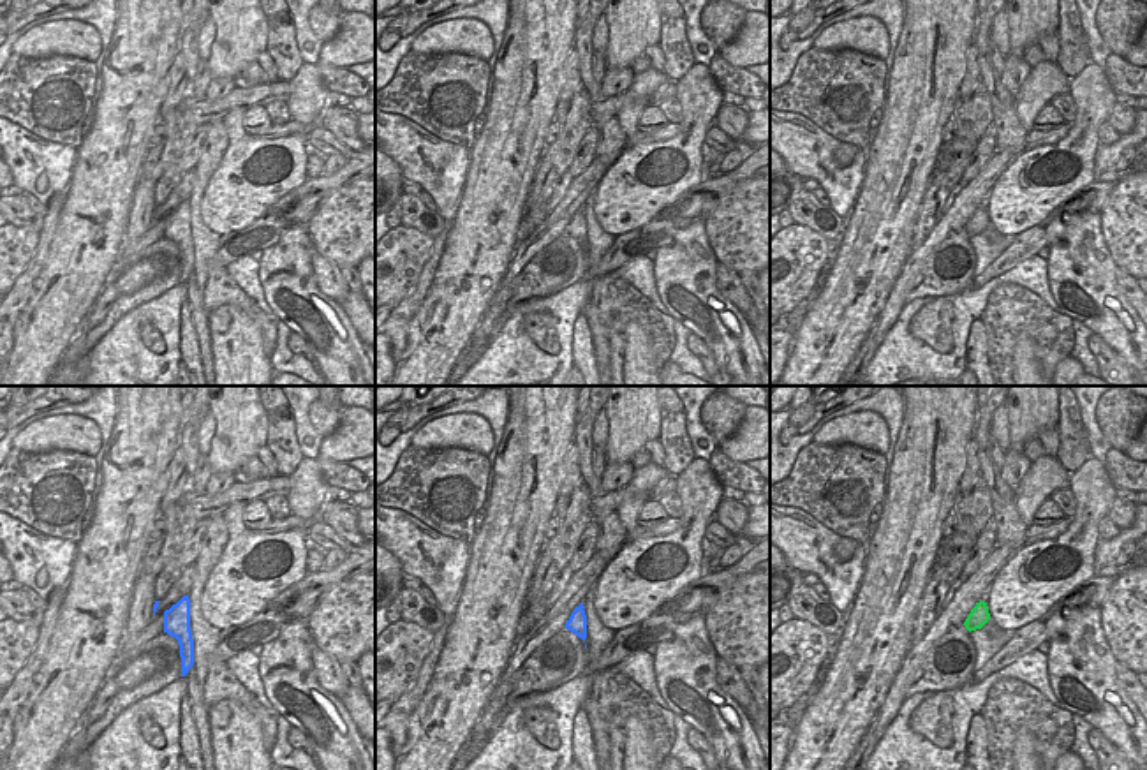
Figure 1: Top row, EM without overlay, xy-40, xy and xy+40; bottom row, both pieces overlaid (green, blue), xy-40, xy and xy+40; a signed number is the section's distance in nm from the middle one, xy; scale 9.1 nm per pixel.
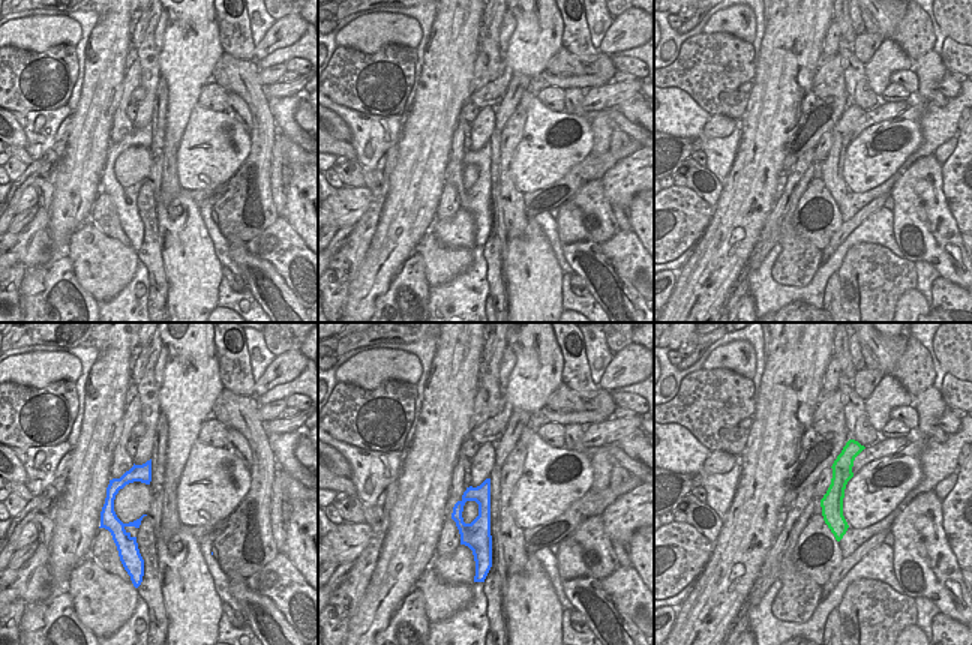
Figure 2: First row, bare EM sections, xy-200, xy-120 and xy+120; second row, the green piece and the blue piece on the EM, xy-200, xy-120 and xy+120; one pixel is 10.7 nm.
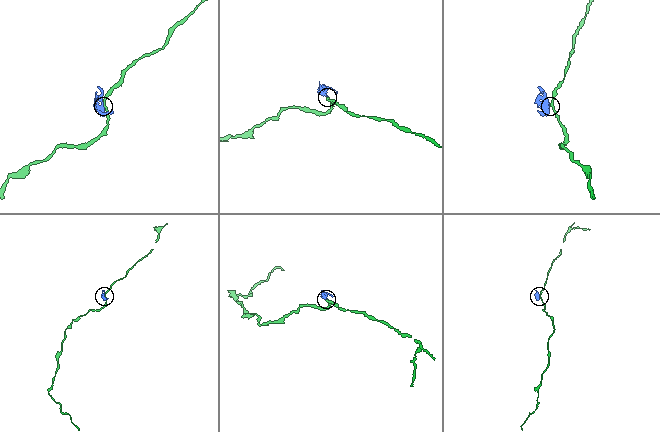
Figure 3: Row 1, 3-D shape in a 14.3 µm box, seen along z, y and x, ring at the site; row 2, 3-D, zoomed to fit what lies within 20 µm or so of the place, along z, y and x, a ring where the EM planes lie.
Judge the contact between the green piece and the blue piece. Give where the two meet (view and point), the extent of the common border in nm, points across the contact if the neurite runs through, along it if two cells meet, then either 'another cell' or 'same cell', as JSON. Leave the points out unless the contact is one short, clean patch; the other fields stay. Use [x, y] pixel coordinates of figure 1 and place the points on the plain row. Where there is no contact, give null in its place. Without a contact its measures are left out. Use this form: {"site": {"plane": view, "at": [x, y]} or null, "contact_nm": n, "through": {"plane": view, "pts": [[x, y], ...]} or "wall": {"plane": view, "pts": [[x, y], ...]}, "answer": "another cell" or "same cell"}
{"site": null, "answer": "another cell"}

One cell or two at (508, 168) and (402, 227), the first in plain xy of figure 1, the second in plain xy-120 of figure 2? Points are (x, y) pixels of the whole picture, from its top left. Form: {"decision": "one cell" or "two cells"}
{"decision": "one cell"}

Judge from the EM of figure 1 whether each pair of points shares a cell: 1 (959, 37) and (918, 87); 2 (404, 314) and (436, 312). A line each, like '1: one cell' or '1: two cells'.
1: one cell
2: two cells

